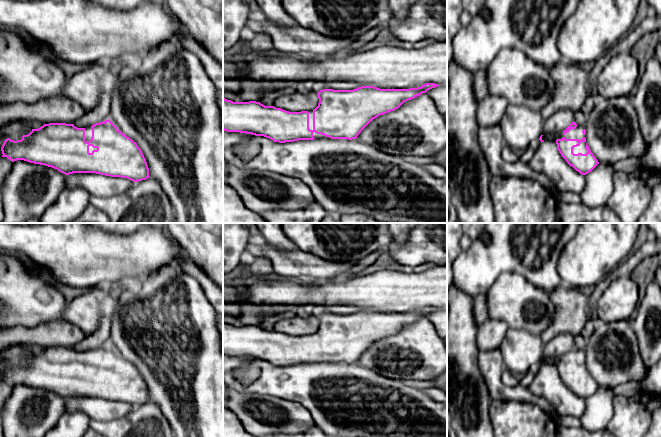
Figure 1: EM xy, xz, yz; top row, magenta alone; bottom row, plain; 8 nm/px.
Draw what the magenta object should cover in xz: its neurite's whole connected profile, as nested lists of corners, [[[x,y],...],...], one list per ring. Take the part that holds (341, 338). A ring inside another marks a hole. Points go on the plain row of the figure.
[[[426,307],[409,313],[323,313],[317,316],[318,330],[301,336],[223,322],[223,354],[264,360],[279,367],[324,362],[352,364],[373,343],[437,310]]]

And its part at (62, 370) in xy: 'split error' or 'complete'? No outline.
split error

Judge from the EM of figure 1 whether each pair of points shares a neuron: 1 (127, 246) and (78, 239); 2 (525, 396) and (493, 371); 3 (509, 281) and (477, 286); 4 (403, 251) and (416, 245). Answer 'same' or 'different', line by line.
1: same
2: same
3: different
4: same

